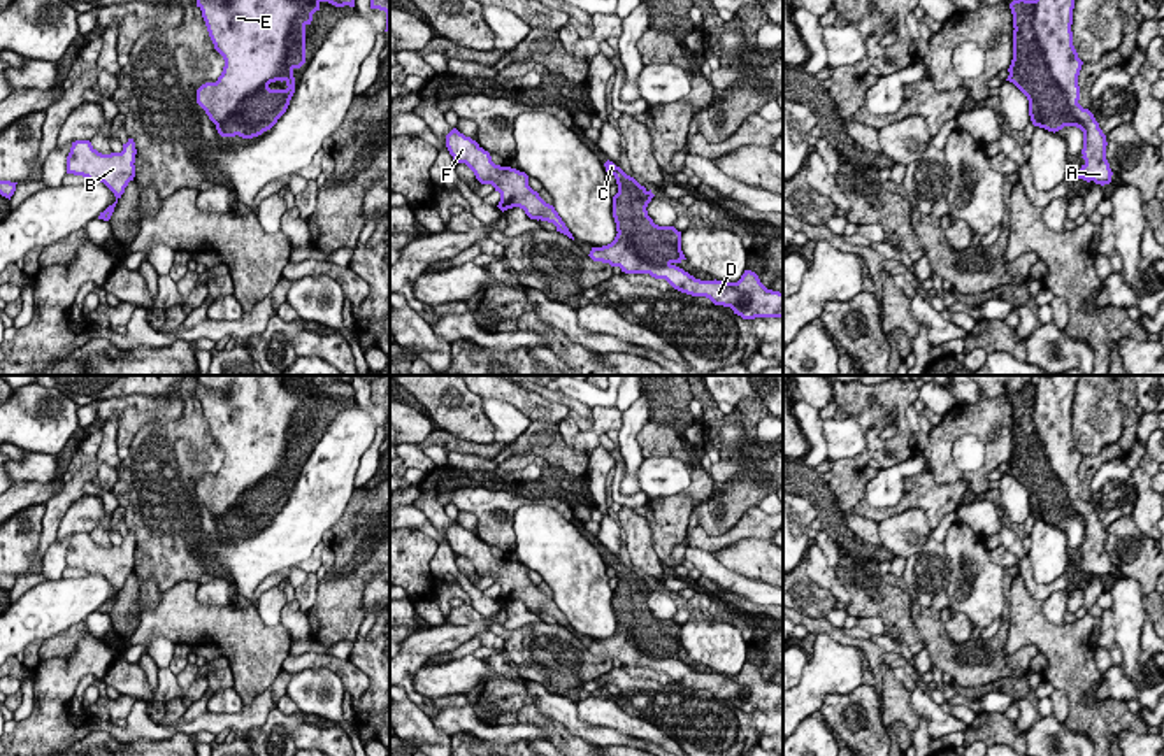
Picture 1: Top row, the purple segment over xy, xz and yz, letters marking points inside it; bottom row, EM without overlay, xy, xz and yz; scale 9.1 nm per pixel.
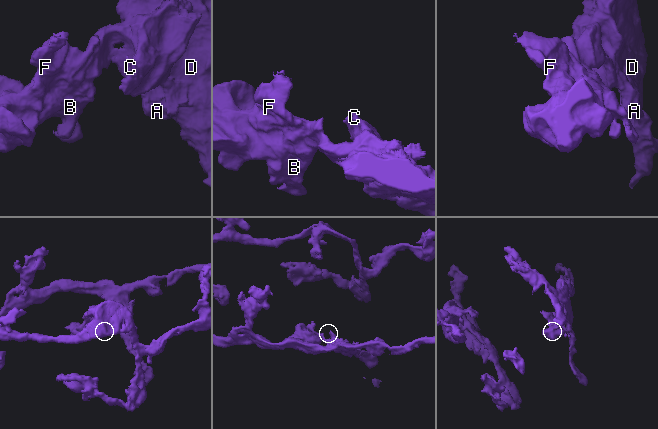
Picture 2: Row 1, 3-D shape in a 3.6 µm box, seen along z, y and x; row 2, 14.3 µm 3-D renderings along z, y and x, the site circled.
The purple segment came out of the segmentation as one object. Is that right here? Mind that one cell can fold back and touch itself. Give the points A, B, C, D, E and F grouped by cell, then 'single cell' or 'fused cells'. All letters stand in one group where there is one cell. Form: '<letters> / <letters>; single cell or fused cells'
A B D E F / C; fused cells

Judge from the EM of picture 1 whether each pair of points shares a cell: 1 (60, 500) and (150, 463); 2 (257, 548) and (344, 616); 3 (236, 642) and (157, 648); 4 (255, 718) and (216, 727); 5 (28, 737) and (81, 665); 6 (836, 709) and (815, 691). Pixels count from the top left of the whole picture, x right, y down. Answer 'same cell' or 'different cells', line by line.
1: different cells
2: different cells
3: different cells
4: same cell
5: same cell
6: different cells

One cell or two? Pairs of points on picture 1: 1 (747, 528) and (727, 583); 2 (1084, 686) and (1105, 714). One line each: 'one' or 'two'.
1: two
2: one

